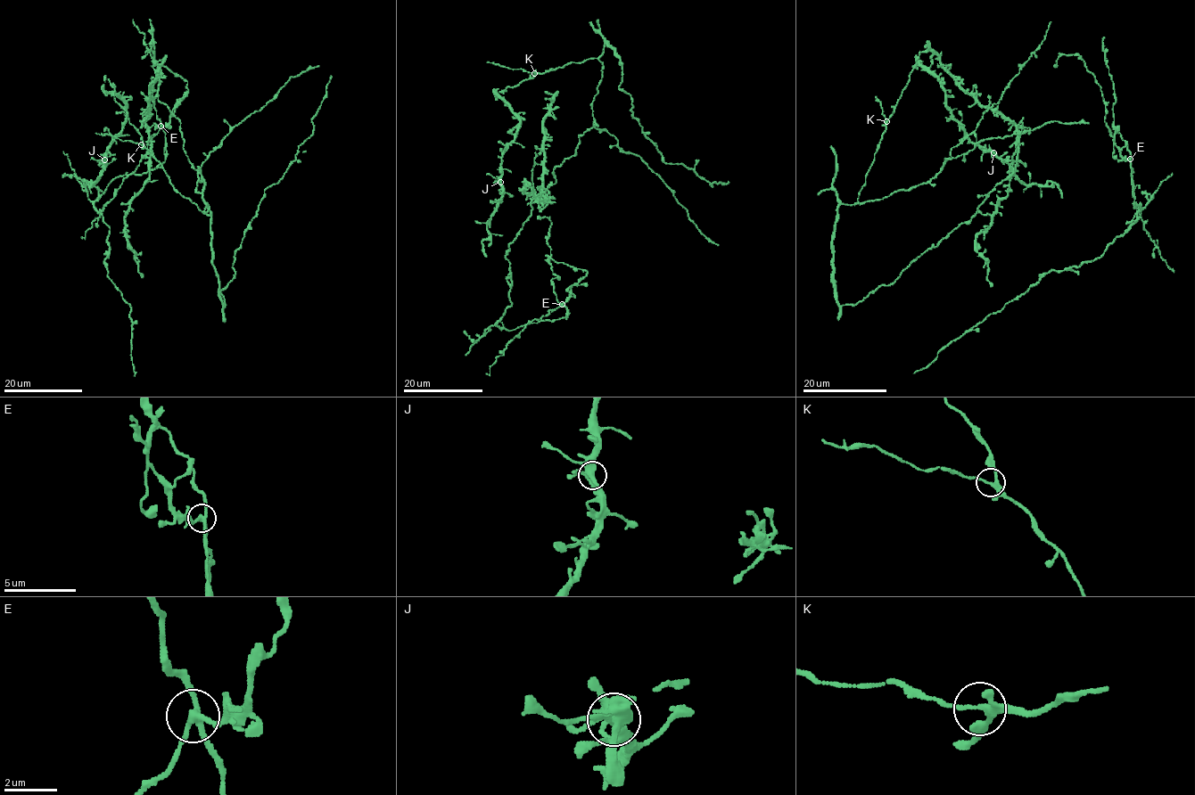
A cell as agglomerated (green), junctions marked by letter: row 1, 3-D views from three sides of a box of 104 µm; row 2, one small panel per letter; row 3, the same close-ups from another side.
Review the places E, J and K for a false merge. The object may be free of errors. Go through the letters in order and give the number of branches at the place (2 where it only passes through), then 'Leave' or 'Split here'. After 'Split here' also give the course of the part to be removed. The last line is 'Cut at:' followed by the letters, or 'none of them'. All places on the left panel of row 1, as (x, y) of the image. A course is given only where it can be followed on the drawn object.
E: Branches: 4. Split here. Course of the part to remove: (161, 125), (169, 123), (172, 109), (186, 95), (187, 82), (153, 61), (152, 41), (155, 43), (142, 58)
J: Branches: 4. Leave
K: Branches: 4. Leave
Cut at: E

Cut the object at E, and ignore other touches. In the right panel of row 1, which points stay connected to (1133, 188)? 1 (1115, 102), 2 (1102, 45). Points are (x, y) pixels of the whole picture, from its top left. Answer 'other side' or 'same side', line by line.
1: same side
2: same side

